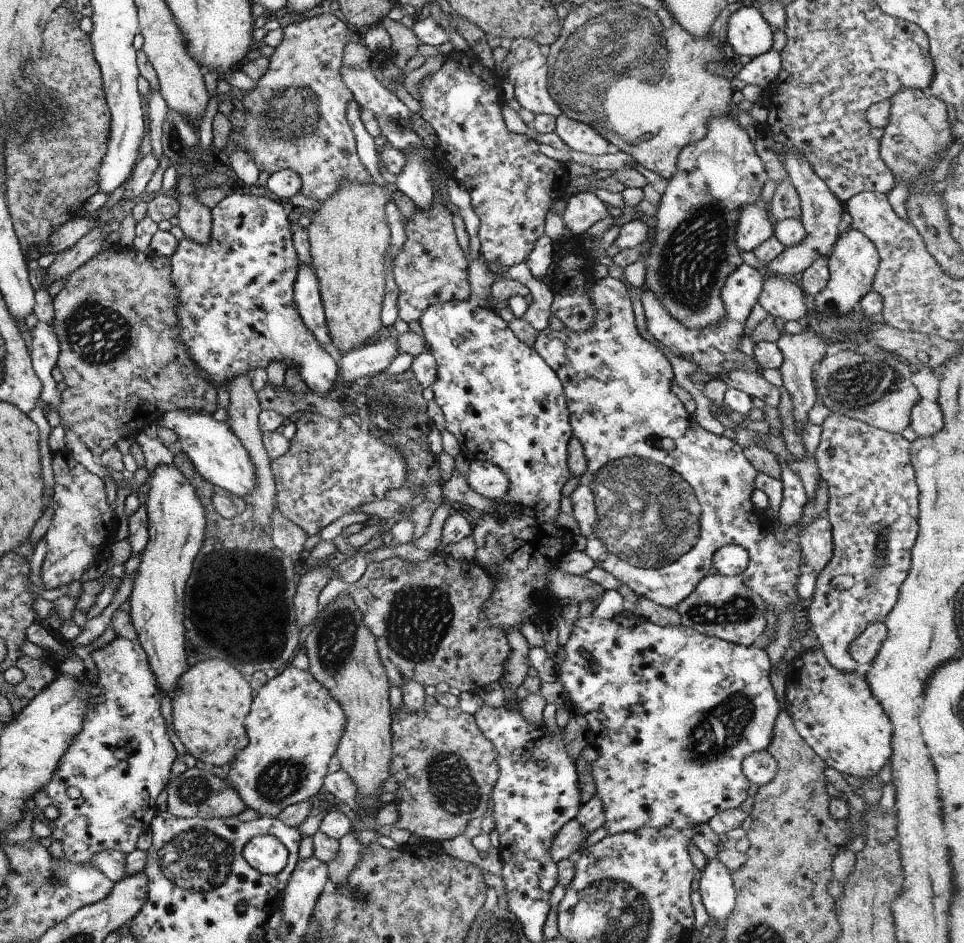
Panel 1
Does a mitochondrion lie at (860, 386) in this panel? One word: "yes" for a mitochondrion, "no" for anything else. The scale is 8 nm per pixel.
yes

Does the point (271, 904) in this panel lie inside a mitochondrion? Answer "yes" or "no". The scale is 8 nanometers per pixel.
no

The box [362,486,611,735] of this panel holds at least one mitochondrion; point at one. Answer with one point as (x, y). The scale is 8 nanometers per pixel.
(417, 621)

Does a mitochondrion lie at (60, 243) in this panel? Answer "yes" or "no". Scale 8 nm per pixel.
no

